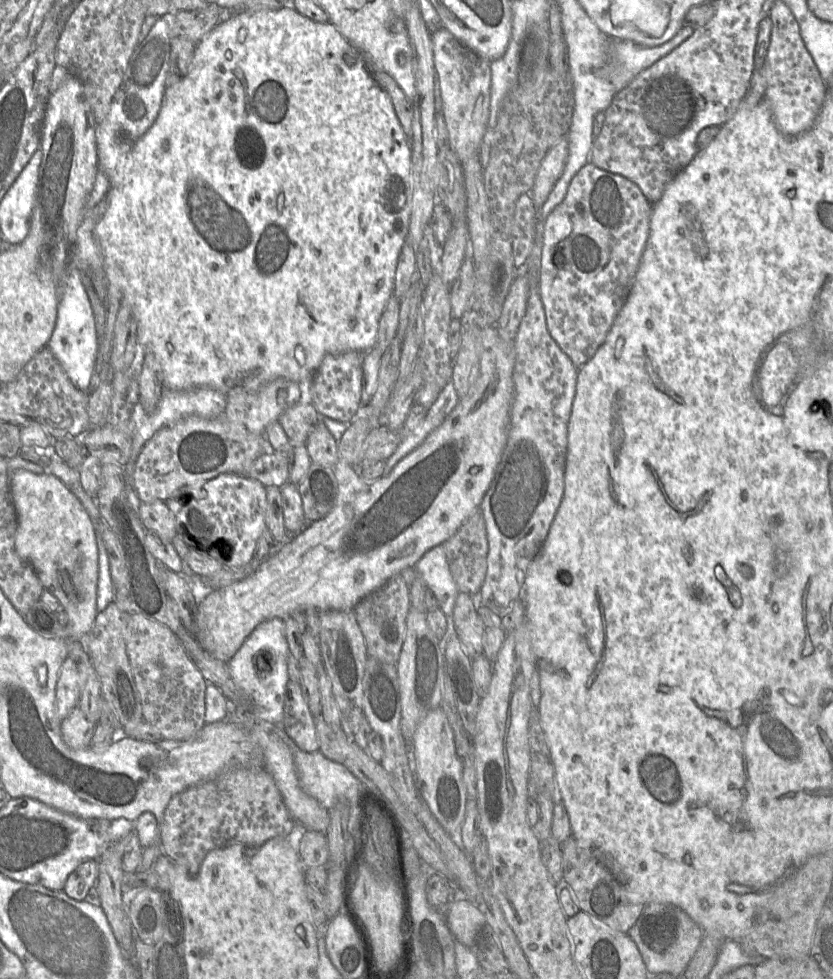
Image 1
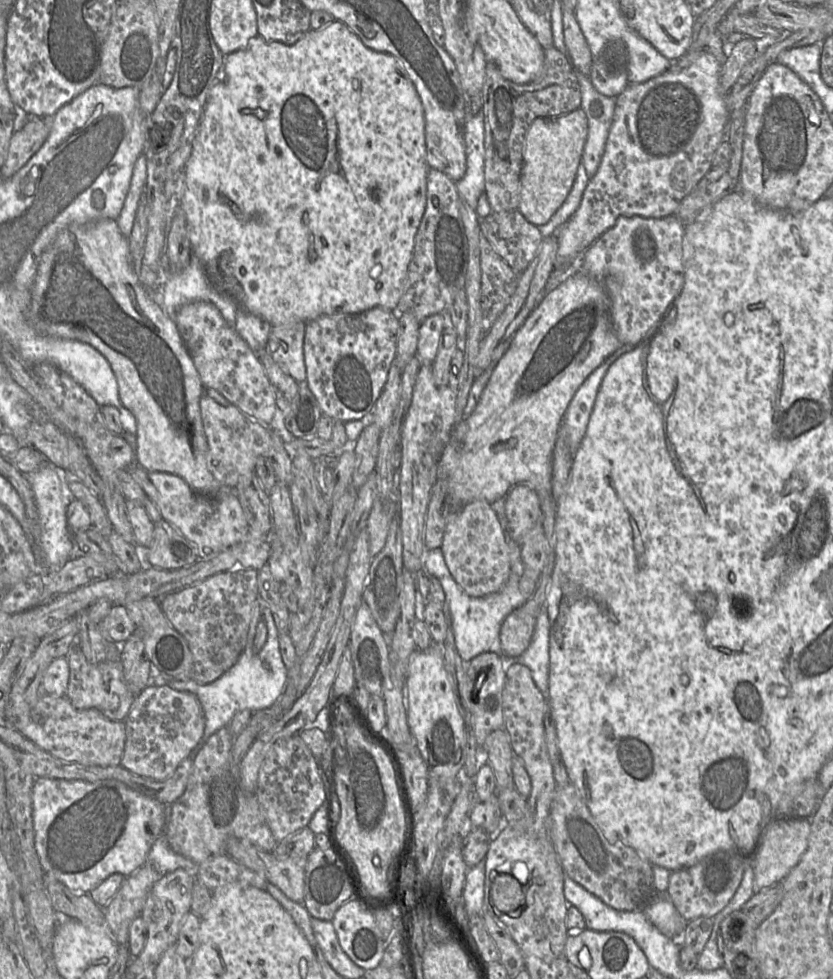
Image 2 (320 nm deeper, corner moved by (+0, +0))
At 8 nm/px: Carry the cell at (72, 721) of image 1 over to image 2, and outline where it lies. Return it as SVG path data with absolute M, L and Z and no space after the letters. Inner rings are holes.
M77 643L71 647L66 659L69 665L66 697L71 704L77 709L96 709L113 721L124 721L138 694L128 688L121 660L89 663Z

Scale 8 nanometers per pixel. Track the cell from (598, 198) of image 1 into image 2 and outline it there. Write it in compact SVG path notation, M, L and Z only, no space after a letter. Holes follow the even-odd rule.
M622 216L581 254L580 270L598 278L604 285L609 299L610 323L622 345L637 345L646 340L681 293L685 282L684 231L676 216Z

